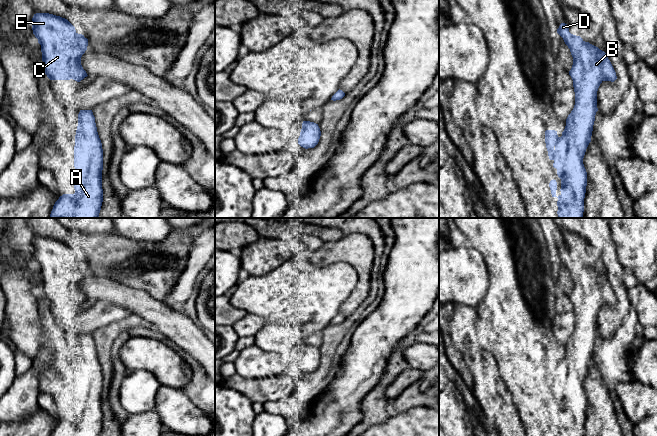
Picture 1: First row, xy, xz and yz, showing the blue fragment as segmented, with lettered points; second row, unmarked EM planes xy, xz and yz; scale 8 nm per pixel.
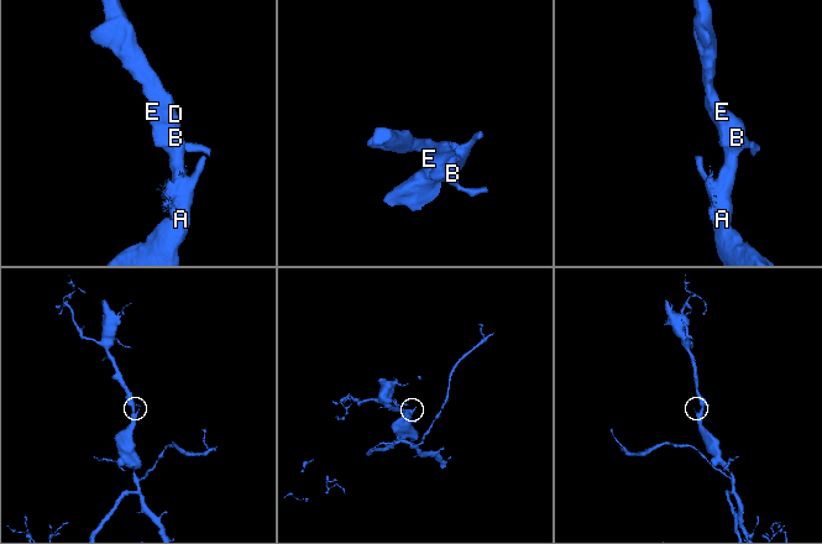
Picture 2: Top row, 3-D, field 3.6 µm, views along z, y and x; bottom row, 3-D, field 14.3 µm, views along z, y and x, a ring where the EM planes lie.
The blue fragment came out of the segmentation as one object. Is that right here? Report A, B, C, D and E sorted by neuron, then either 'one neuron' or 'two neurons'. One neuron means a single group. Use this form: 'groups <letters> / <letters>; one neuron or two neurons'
groups A B C D E; one neuron

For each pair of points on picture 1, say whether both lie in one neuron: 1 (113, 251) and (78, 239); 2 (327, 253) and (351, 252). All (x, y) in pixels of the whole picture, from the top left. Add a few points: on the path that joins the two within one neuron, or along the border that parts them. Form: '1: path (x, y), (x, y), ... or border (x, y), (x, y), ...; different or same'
1: path (104, 250), (87, 243); same
2: path (333, 252), (345, 252); same

